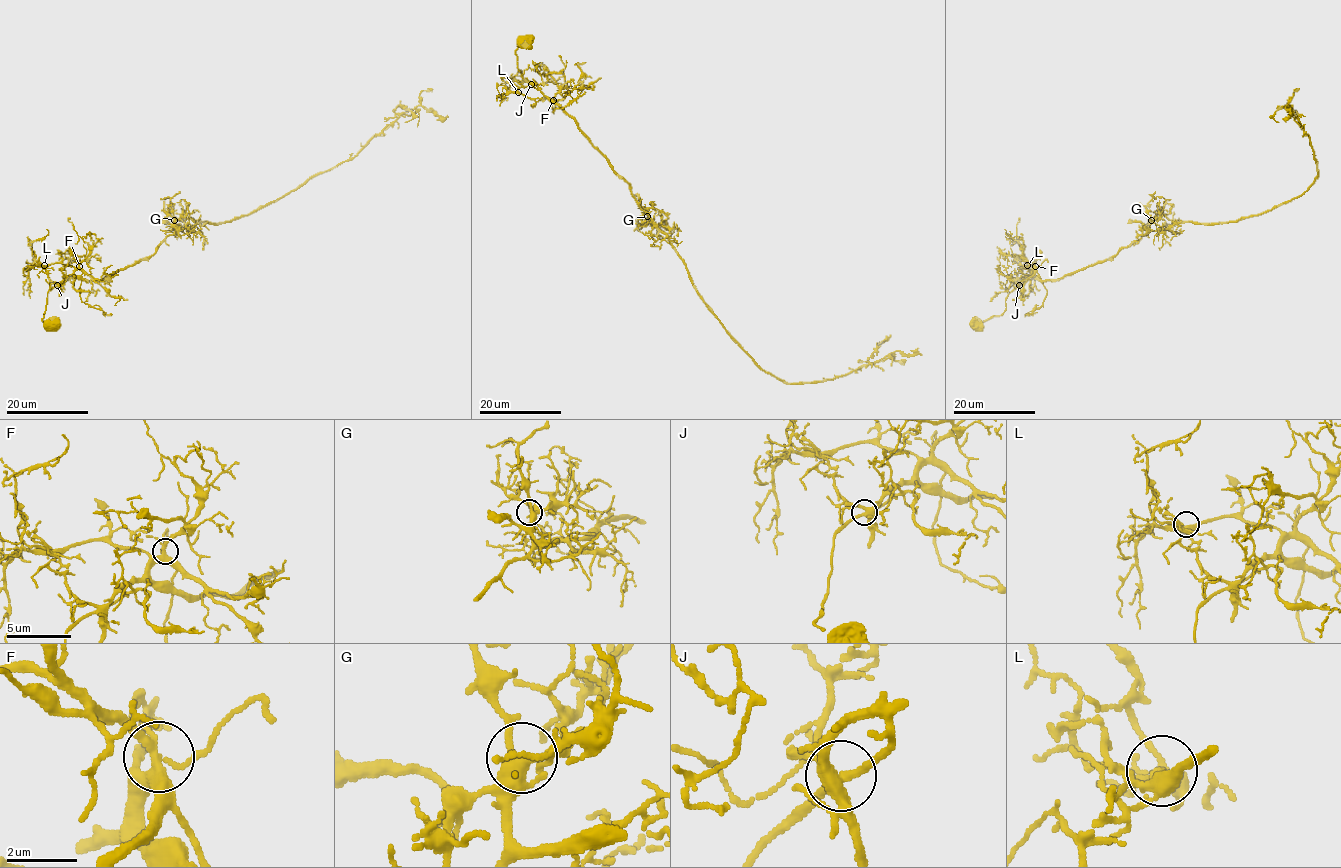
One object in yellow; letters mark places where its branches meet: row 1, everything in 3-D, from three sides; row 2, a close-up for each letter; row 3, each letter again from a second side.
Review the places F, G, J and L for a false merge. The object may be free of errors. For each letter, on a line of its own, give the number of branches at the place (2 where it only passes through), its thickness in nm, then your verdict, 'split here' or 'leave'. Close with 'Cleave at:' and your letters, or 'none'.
F: 5 | 320 nm | leave
G: 4 | 360 nm | leave
J: 5 | 400 nm | leave
L: 5 | 400 nm | leave
Cleave at: none

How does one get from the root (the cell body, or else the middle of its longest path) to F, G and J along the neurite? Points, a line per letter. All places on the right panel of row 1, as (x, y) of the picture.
F: (975, 323), (1000, 315), (1006, 307), (1005, 298), (1035, 266)
G: (975, 323), (1000, 315), (1006, 307), (1005, 298), (1028, 276), (1055, 280), (1112, 259), (1147, 233), (1151, 220)
J: (975, 323), (1000, 315), (1006, 307), (1005, 298), (1018, 285)

